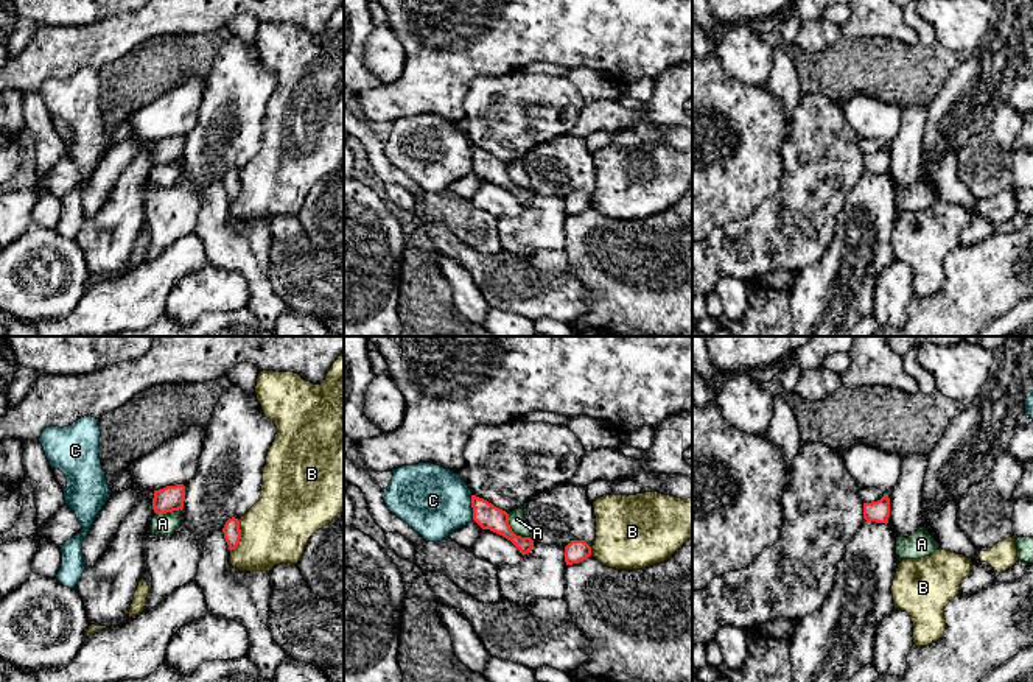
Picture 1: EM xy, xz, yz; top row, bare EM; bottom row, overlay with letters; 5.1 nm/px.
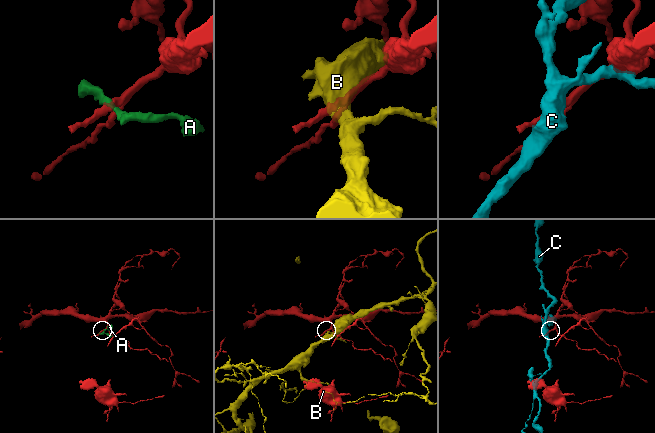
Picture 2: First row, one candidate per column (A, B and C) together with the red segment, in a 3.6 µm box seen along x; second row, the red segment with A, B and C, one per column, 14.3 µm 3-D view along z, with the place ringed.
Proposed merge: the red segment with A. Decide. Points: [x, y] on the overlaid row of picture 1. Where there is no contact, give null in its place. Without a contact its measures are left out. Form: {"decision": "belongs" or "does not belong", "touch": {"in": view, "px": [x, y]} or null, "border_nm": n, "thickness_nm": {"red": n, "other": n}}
{"decision": "does not belong", "touch": {"in": "xz", "px": [512, 531]}, "border_nm": 170, "thickness_nm": {"red": 130, "other": 90}}

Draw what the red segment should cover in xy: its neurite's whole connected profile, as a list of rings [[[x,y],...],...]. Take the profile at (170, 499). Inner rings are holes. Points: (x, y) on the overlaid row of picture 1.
[[[166,486],[163,489],[154,490],[152,509],[156,514],[166,514],[173,511],[182,511],[185,501],[185,486]]]

